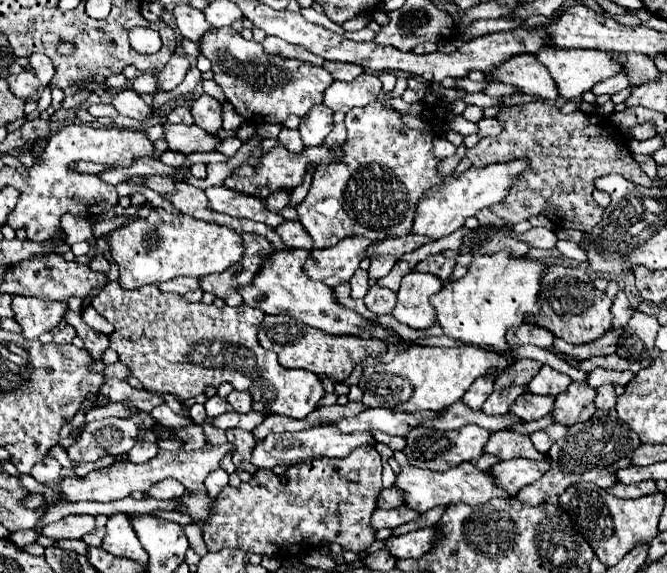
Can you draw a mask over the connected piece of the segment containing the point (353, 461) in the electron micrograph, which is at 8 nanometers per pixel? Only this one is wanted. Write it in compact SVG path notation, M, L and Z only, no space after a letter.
M355 449L351 457L343 459L315 459L307 463L291 465L283 475L275 475L273 471L257 471L251 475L247 483L239 487L223 487L217 497L211 497L207 491L185 491L179 497L179 513L189 515L193 523L205 521L203 541L209 553L217 553L221 549L241 549L243 553L257 555L297 555L303 545L319 547L323 543L339 543L345 551L365 551L375 541L375 529L371 525L371 515L377 509L381 485L381 455L375 449Z

